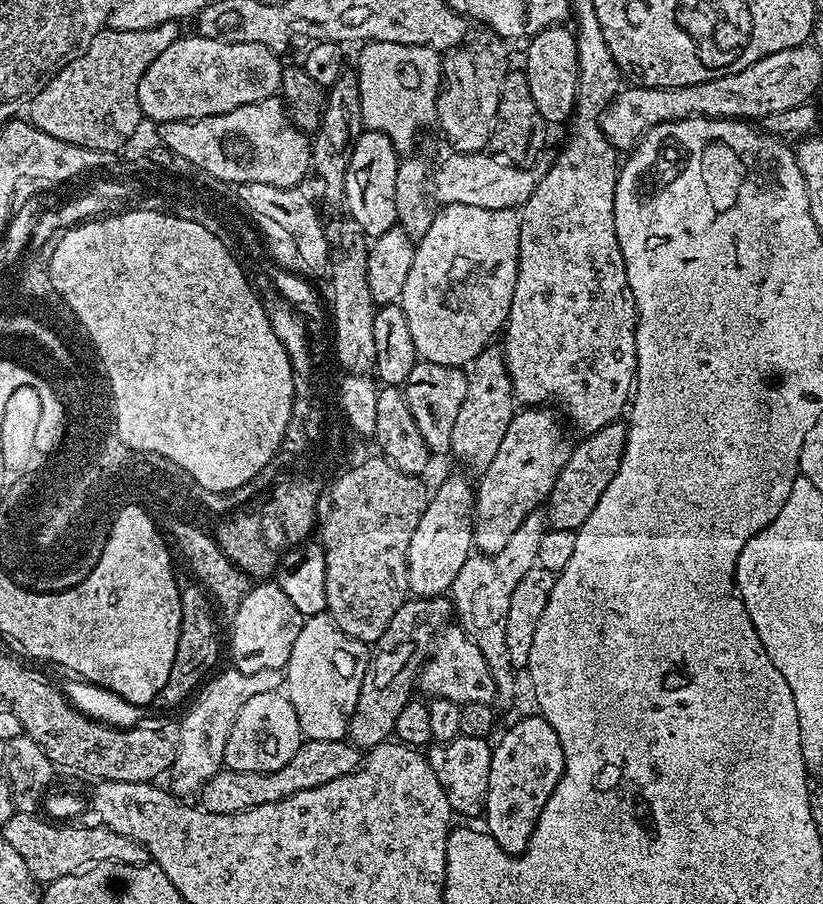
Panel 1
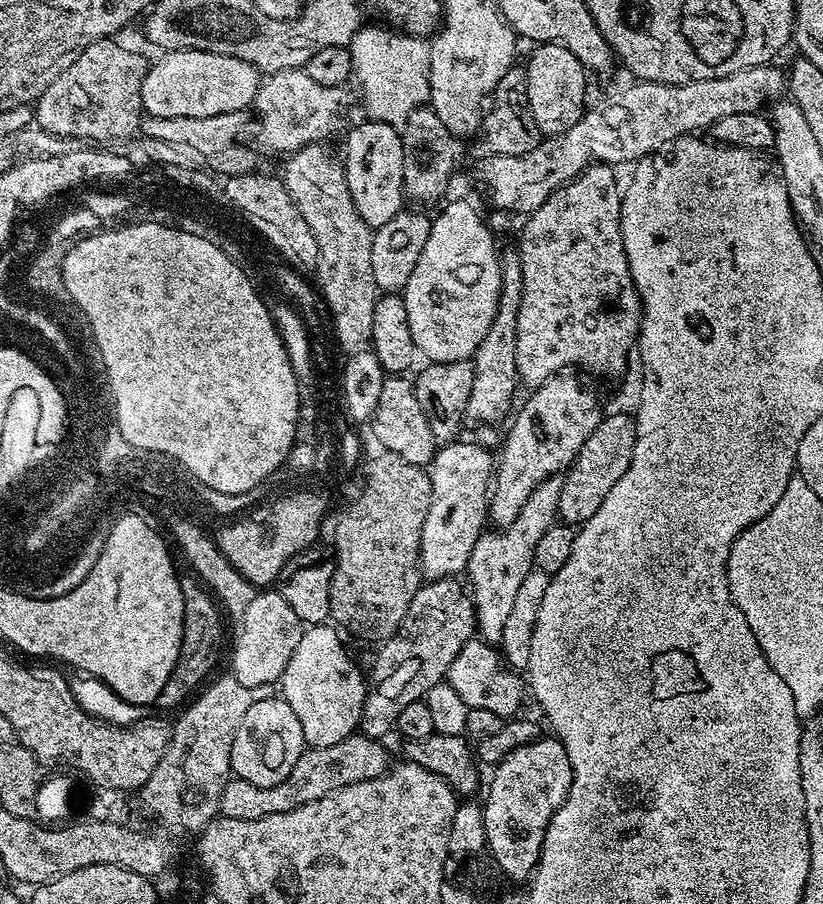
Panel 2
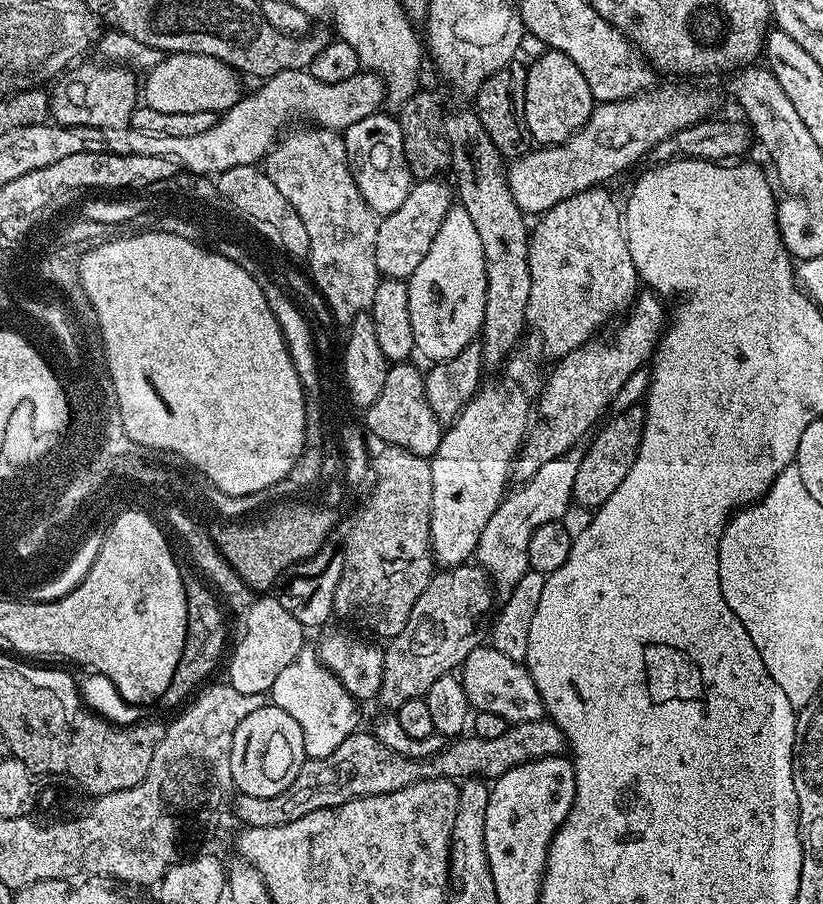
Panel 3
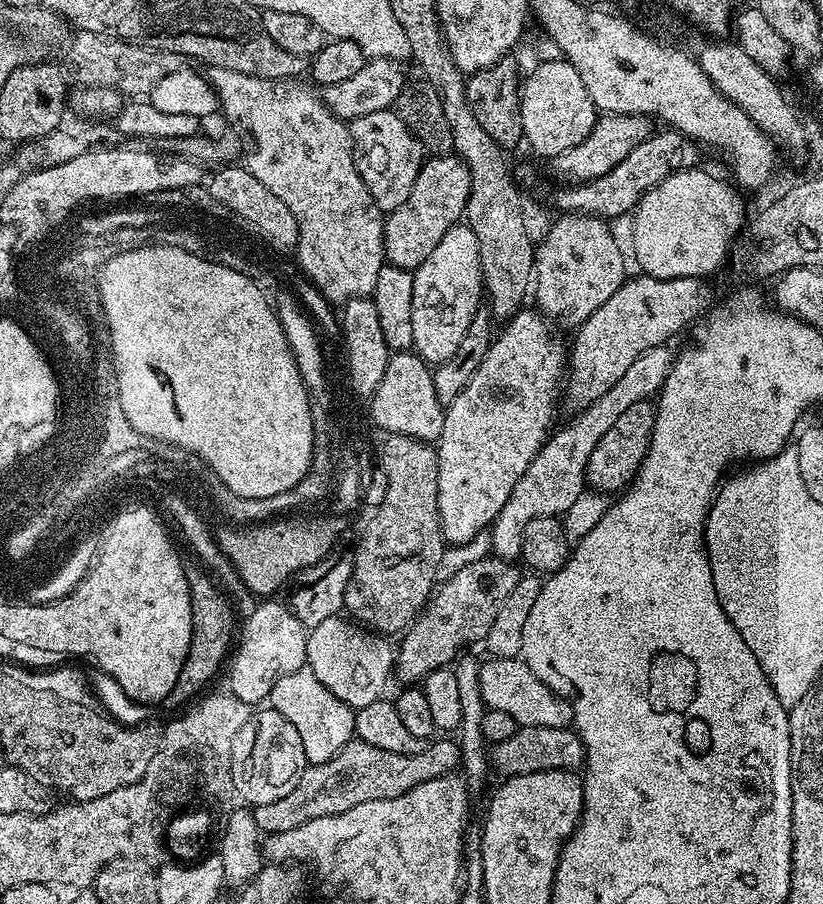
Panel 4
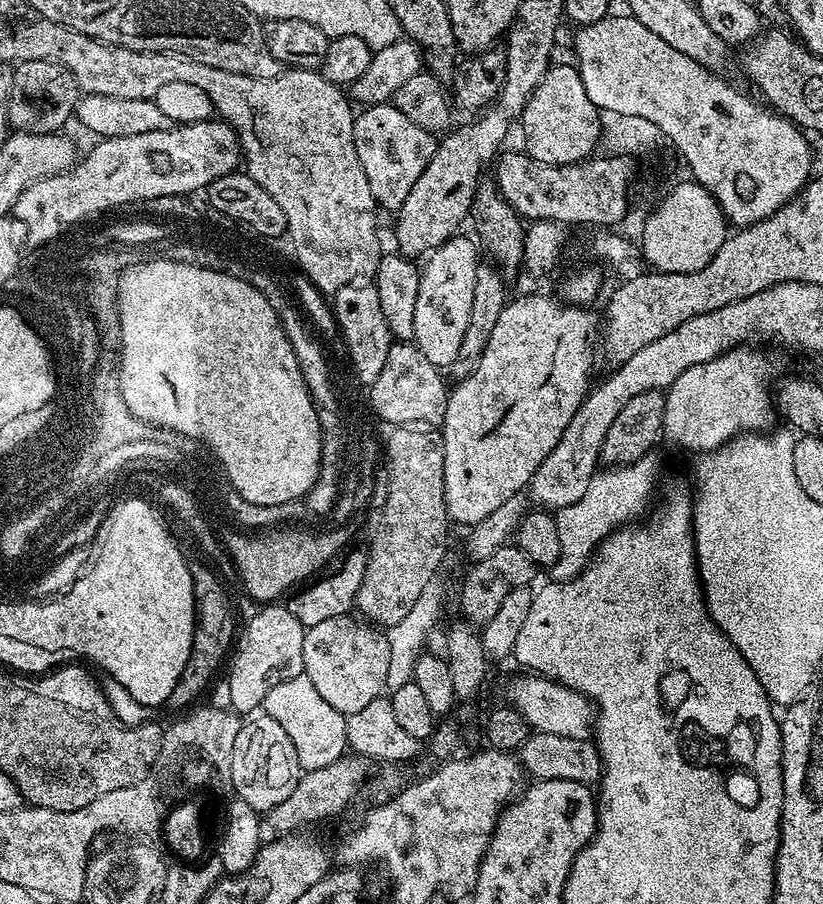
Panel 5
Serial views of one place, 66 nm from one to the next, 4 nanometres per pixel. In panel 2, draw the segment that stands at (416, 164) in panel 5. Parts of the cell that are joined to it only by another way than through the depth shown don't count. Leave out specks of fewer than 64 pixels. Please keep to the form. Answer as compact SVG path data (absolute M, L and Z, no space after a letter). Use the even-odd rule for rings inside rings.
M370 119L363 123L349 130L344 140L342 163L350 198L354 198L358 214L362 214L362 222L375 230L386 226L406 204L402 178L403 142L395 124Z

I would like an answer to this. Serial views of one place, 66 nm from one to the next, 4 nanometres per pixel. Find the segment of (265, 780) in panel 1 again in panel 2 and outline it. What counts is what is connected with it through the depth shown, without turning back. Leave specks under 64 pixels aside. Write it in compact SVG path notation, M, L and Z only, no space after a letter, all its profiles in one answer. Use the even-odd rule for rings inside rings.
M353 734L342 738L342 742L334 742L334 746L305 747L298 762L294 762L294 770L290 770L290 774L286 774L286 778L278 782L278 786L254 786L254 782L230 778L220 795L219 815L235 820L266 818L270 814L282 814L306 802L314 802L342 786L378 778L390 767L388 752L382 745L380 740Z

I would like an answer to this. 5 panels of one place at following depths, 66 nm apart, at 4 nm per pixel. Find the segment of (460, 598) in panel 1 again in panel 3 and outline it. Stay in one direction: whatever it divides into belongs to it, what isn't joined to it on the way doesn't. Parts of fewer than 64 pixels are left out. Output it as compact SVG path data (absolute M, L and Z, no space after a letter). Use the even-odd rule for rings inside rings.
M569 454L559 456L538 468L530 479L523 481L520 488L513 487L504 501L490 514L490 522L482 530L482 538L478 538L478 546L474 553L475 563L488 573L492 587L501 597L506 597L518 586L518 582L527 572L530 538L534 530L546 522L563 521L568 507L573 507L572 487L574 478L578 478L580 456Z

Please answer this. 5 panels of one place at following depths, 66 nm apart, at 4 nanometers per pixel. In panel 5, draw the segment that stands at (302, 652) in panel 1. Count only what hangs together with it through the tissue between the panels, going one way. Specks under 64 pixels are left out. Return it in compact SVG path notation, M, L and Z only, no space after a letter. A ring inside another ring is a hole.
M306 675L278 682L278 686L266 694L262 708L270 718L274 718L274 722L278 722L278 726L282 726L282 730L286 730L286 734L290 734L290 742L294 742L296 747L297 765L304 772L322 770L322 766L330 766L330 762L345 755L348 748L346 716L318 694Z

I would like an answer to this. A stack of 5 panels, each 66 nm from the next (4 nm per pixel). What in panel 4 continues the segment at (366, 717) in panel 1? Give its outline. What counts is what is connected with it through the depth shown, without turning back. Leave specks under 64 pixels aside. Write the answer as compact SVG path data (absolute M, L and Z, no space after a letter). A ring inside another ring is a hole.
M487 558L471 562L468 566L458 571L448 581L441 583L433 591L429 601L424 605L419 616L408 625L403 633L400 648L395 649L394 676L401 680L401 685L412 686L417 682L423 682L426 677L440 668L451 665L465 651L467 644L479 645L490 634L490 626L494 626L494 617L498 615L500 601L518 586L522 572L519 567L510 560L498 560Z

